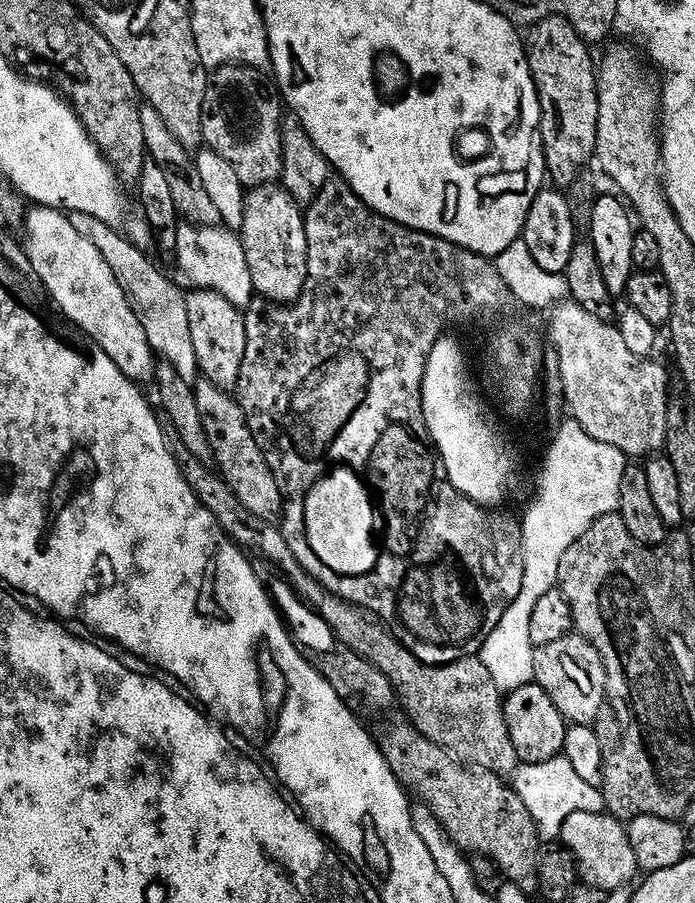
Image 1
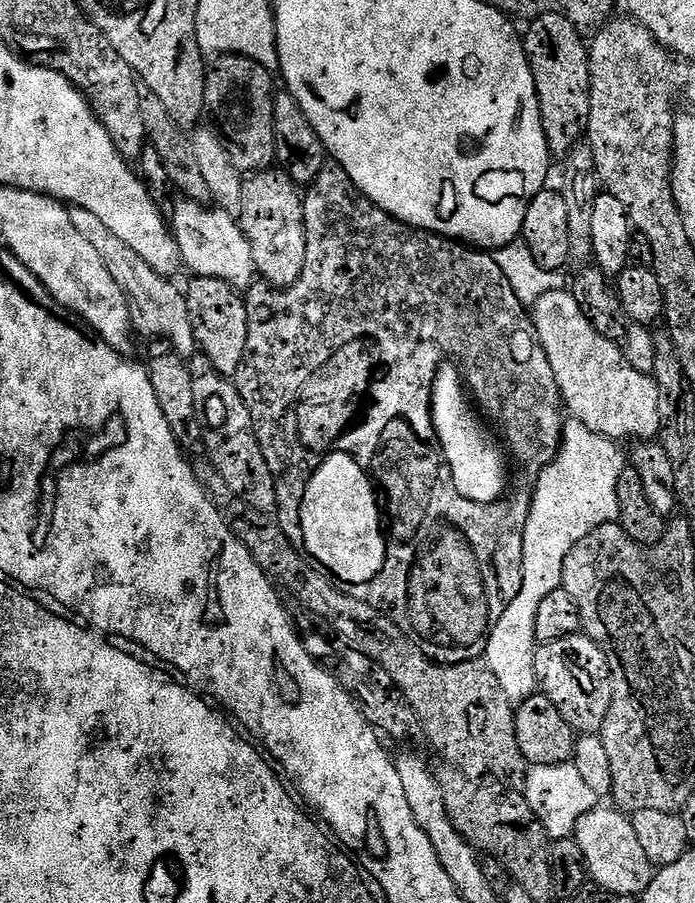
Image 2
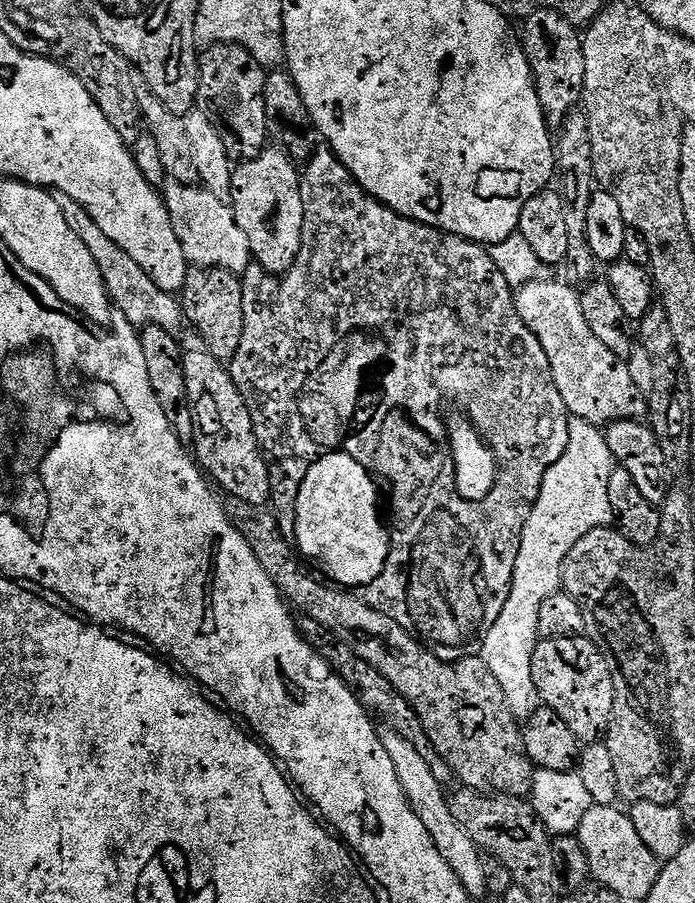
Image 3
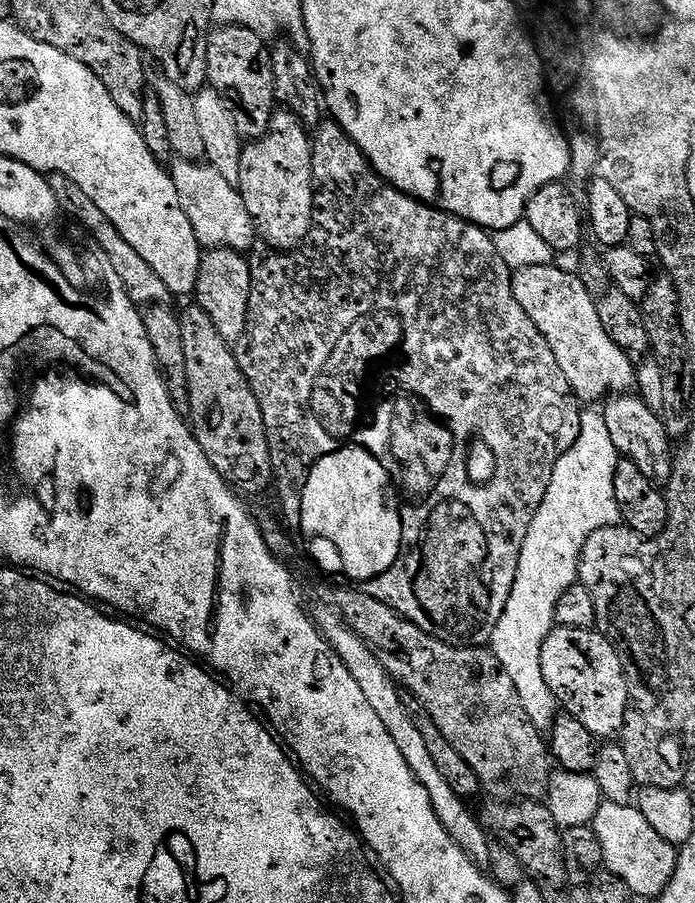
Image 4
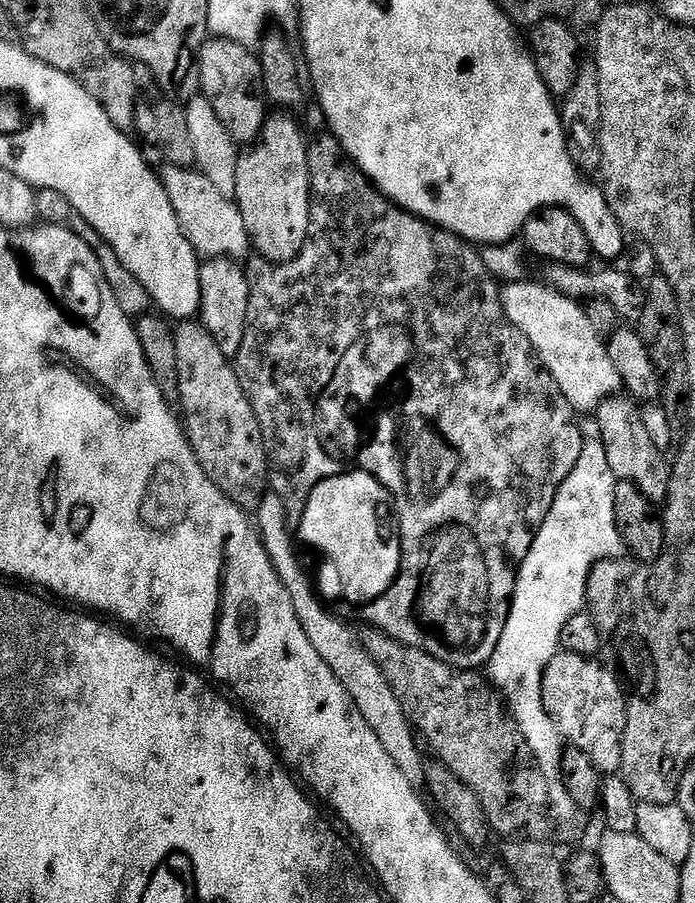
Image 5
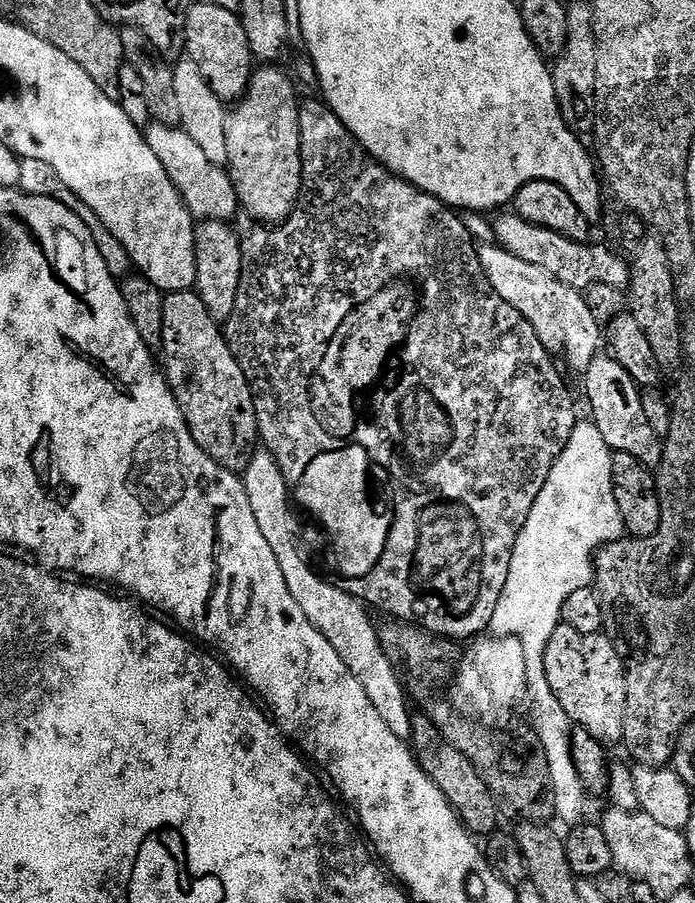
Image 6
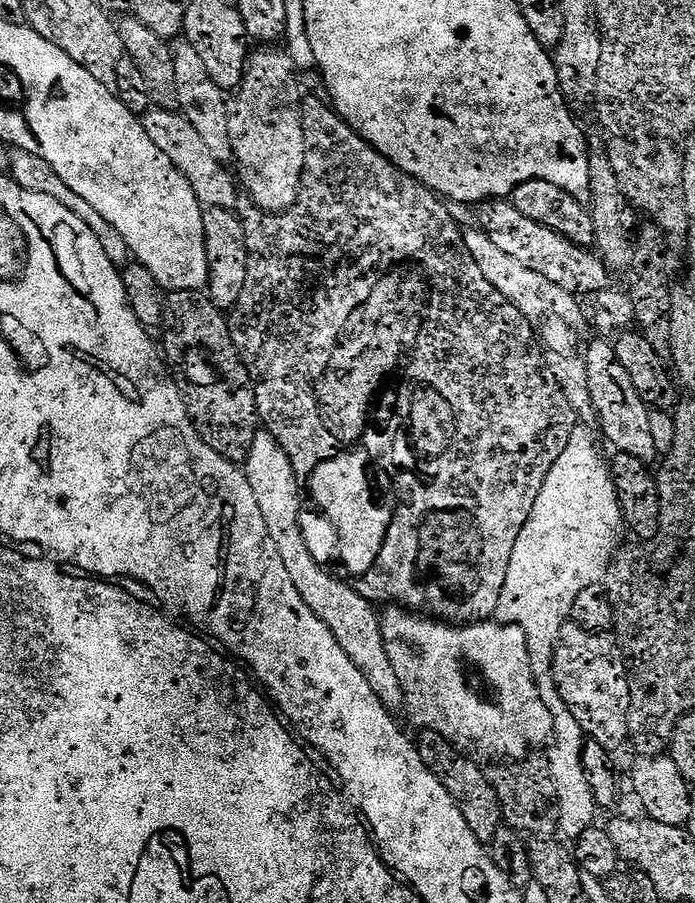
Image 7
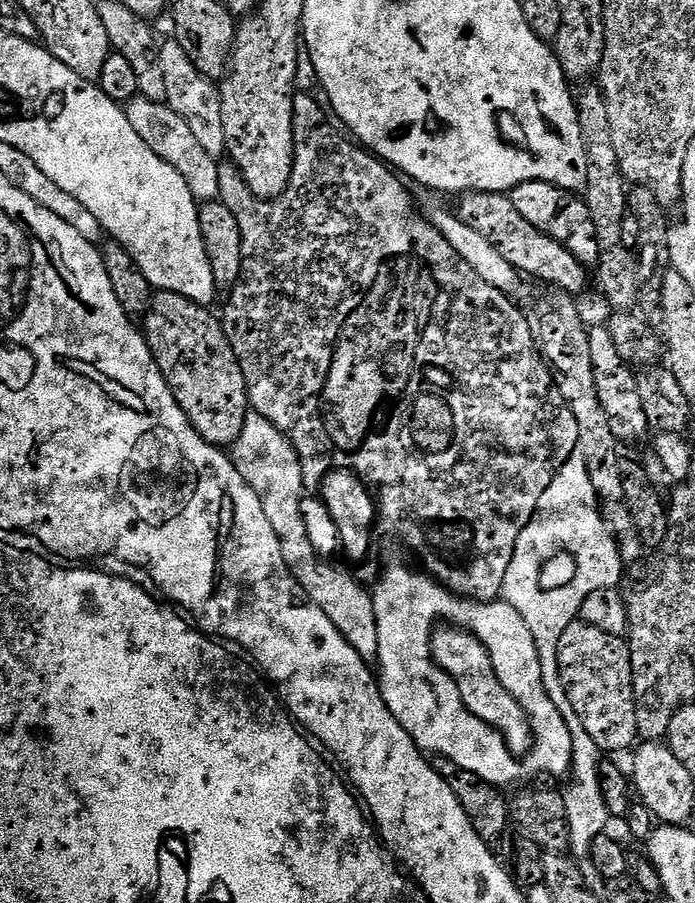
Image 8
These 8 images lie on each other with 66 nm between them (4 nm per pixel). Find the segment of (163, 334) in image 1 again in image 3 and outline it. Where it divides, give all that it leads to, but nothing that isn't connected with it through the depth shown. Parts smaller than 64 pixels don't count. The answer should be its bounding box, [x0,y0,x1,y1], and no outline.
[63,199,186,334]

